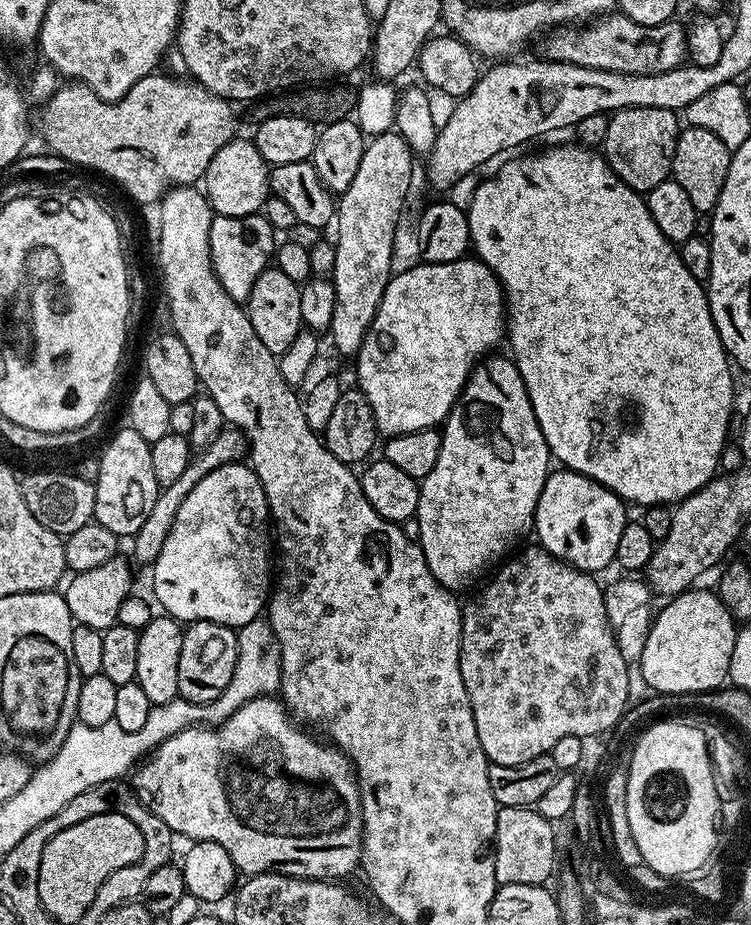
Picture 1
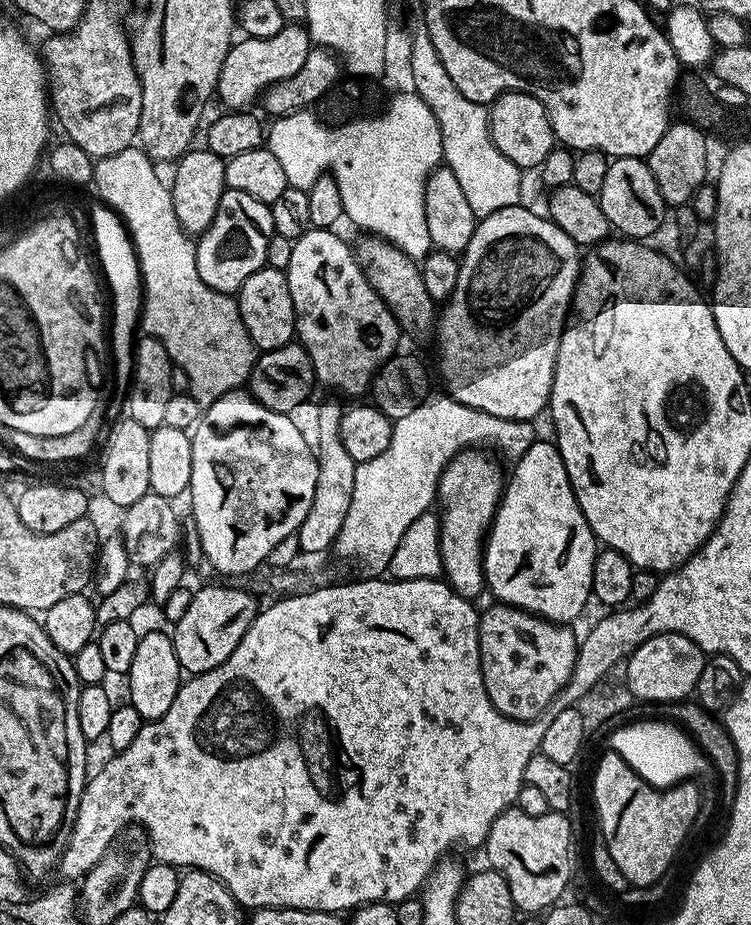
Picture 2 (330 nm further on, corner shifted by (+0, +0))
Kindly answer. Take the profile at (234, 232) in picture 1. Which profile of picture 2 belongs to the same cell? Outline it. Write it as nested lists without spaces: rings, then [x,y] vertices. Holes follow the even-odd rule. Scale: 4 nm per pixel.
[[[225,187],[214,222],[195,241],[196,265],[202,282],[219,292],[239,293],[246,278],[267,265],[266,246],[272,235],[271,207],[242,190]]]

